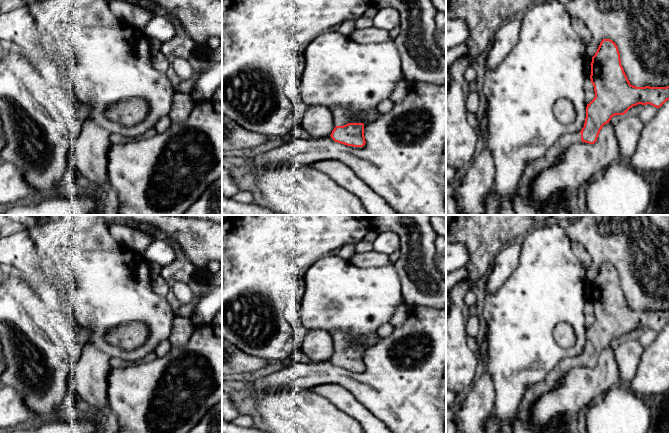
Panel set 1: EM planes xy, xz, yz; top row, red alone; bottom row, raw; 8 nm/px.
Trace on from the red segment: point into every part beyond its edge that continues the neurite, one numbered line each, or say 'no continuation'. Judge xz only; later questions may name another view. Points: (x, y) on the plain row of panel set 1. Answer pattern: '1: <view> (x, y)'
1: xz (340, 340)

